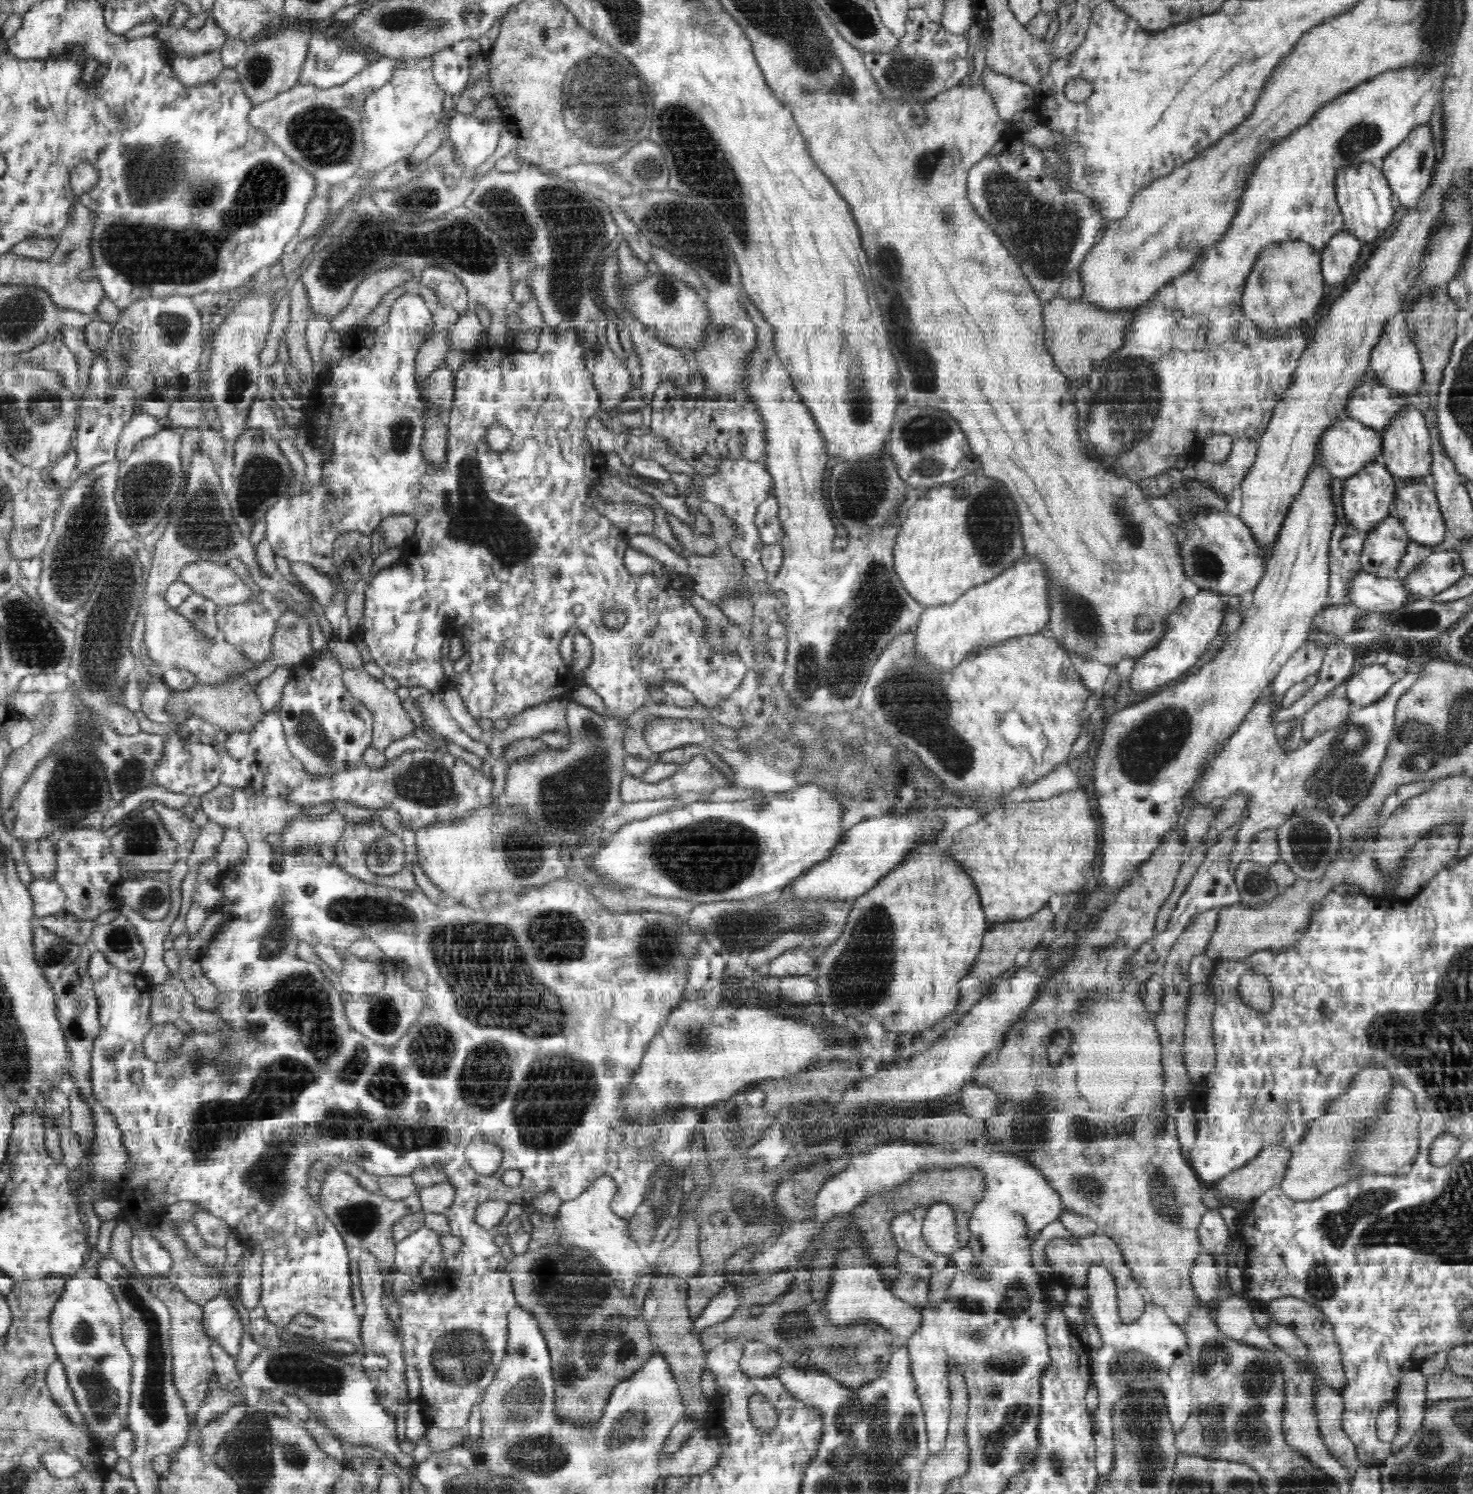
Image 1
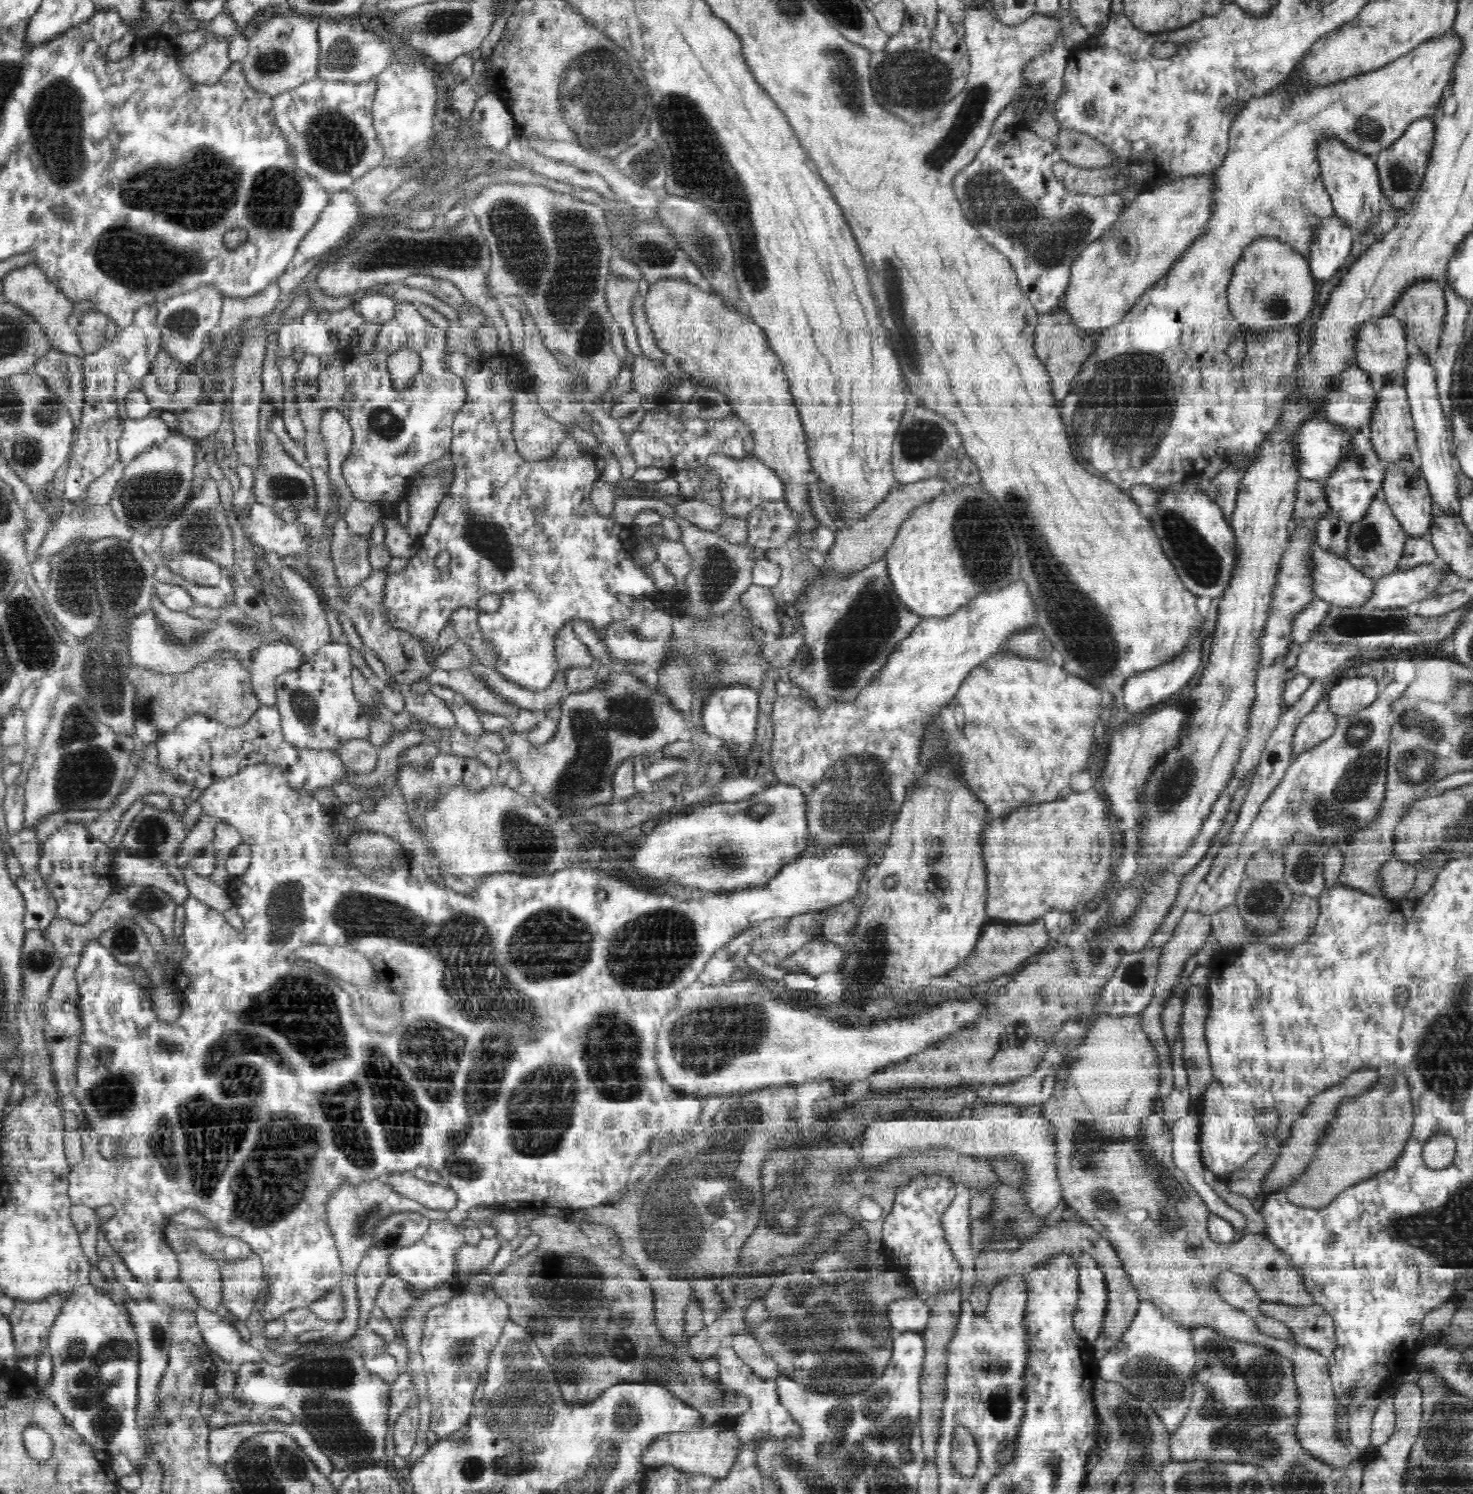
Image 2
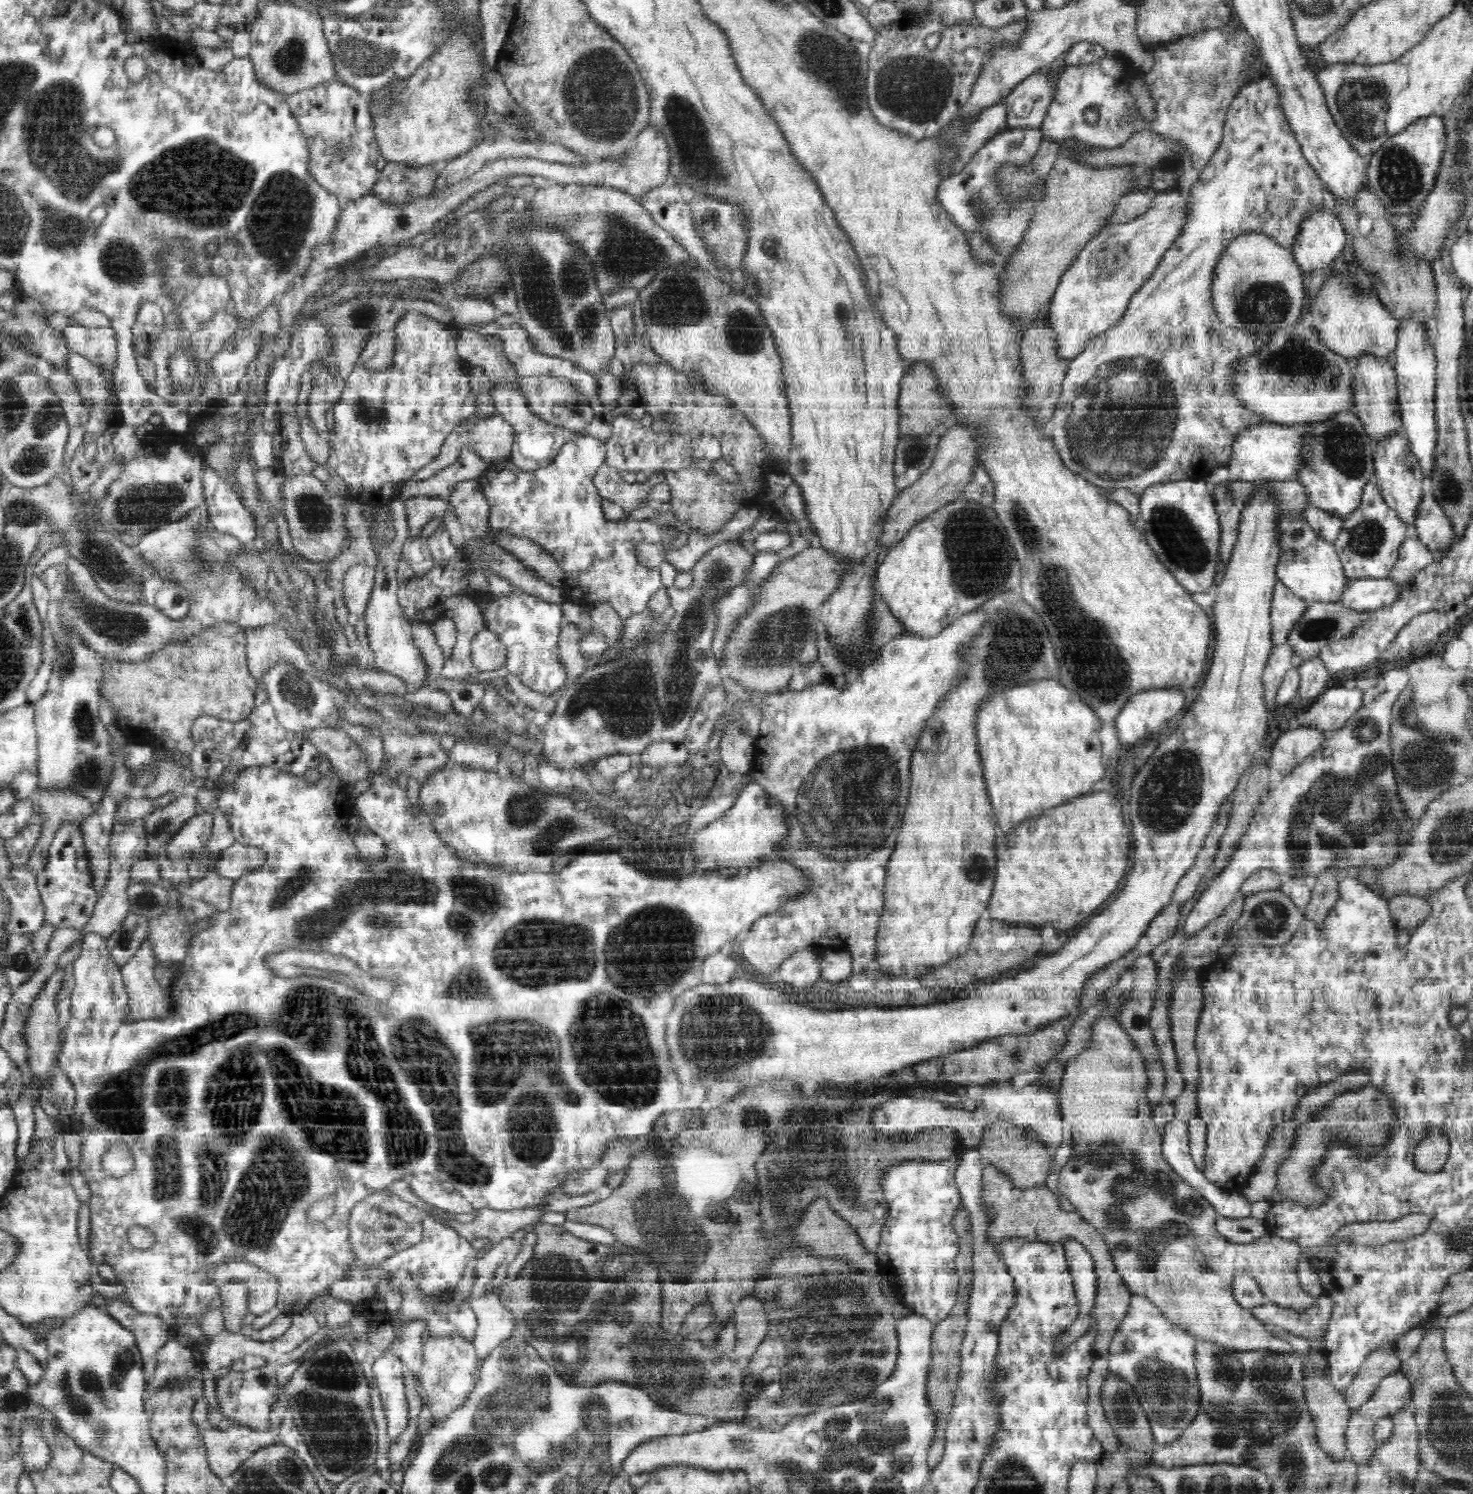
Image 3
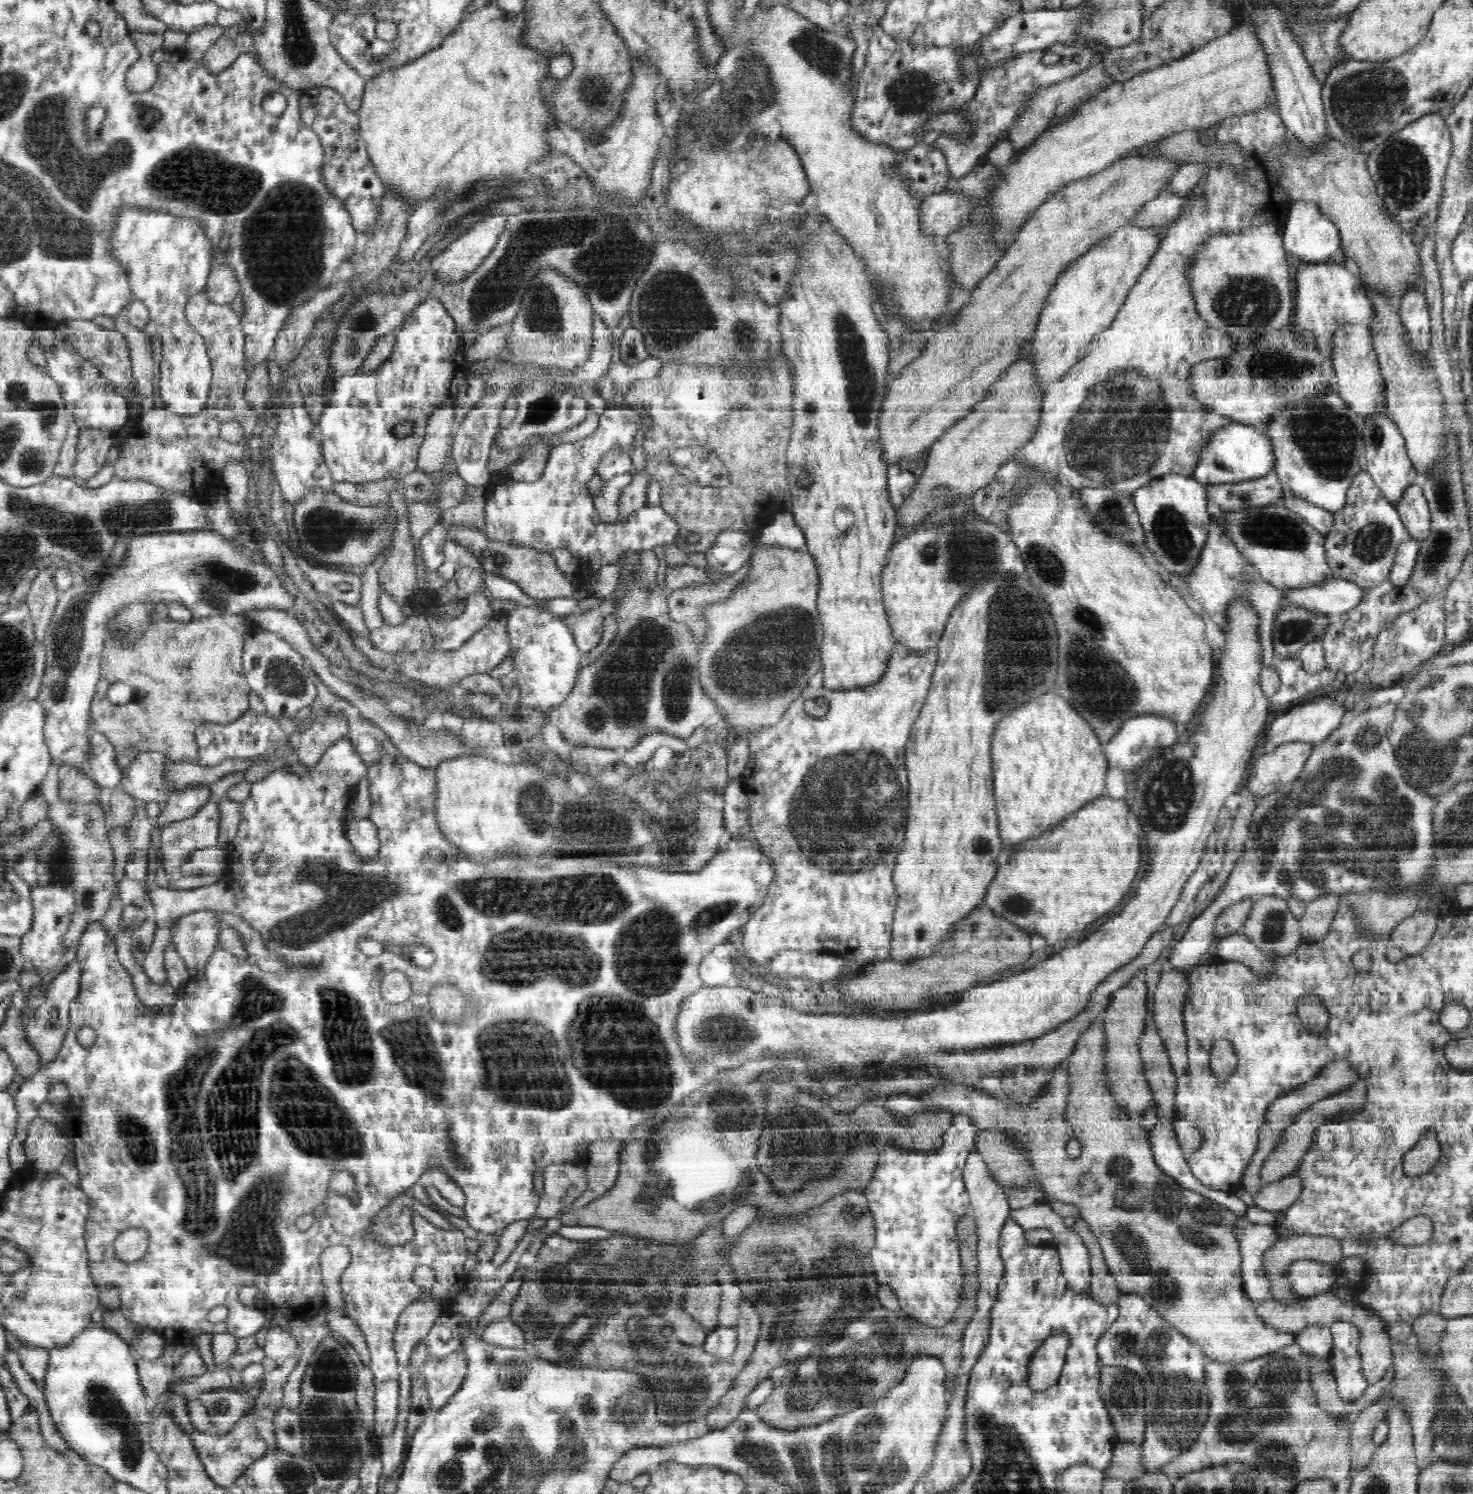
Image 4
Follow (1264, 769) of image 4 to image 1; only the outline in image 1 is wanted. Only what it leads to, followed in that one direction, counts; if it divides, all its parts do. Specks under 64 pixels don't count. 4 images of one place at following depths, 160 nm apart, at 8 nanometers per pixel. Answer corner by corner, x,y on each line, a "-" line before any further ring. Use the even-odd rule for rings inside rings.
1328,695
1301,718
1304,740
1312,740
1347,720
1350,710
1355,707
1347,697

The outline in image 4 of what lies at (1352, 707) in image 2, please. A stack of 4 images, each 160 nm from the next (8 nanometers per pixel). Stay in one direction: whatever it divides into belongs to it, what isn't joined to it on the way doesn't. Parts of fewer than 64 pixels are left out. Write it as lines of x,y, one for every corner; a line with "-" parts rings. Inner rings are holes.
1330,694
1309,702
1301,702
1297,707
1276,717
1272,724
1269,724
1268,730
1264,733
1264,754
1272,752
1273,749
1278,748
1280,744
1286,744
1286,742
1312,742
1317,744
1323,741
1338,728
1345,710
1344,704
1331,697

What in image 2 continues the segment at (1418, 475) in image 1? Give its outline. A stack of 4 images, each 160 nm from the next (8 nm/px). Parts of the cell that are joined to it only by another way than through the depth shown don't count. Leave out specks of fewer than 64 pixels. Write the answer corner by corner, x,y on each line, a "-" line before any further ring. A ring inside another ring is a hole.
1396,374
1391,383
1386,383
1378,391
1378,404
1375,408
1374,419
1371,422
1371,443
1375,454
1380,460
1389,464
1399,463
1400,460
1411,460
1412,450
1416,450
1416,428
1411,415
1411,405
1403,385
1404,377

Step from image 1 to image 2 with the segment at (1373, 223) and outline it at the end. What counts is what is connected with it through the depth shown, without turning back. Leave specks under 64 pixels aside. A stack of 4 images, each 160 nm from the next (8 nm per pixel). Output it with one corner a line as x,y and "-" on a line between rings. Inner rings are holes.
1324,139
1318,146
1320,177
1325,191
1331,196
1335,216
1350,228
1361,230
1370,226
1372,216
1378,212
1382,191
1376,158
1354,152
1338,139

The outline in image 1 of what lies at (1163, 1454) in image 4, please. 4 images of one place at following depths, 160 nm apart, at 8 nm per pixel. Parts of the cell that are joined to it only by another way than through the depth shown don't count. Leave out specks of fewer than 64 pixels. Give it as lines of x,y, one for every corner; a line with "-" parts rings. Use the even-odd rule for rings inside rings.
1103,1265
1093,1267
1091,1277
1088,1278
1084,1285
1088,1293
1088,1303
1083,1307
1077,1307
1074,1304
1064,1306
1064,1314
1067,1320
1072,1325
1086,1327
1086,1320
1091,1320
1100,1333
1102,1346
1097,1351
1091,1352
1091,1380
1093,1387
1098,1390
1098,1397
1101,1406
1095,1412
1096,1437
1098,1443
1098,1463
1100,1477
1105,1477
1113,1467
1115,1462
1114,1447
1115,1438
1113,1435
1112,1410
1114,1410
1116,1400
1122,1398
1132,1386
1134,1382
1144,1382
1142,1386
1154,1386
1154,1390
1164,1392
1164,1400
1168,1400
1168,1415
1171,1420
1171,1425
1175,1433
1180,1432
1180,1429
1186,1425
1188,1418
1192,1412
1192,1394
1191,1394
1191,1379
1193,1366
1191,1356
1189,1355
1189,1346
1186,1340
1186,1333
1179,1323
1175,1323
1168,1318
1166,1311
1162,1307
1148,1300
1145,1304
1144,1312
1130,1324
1120,1322
1118,1307
1116,1304
1116,1287
1112,1273

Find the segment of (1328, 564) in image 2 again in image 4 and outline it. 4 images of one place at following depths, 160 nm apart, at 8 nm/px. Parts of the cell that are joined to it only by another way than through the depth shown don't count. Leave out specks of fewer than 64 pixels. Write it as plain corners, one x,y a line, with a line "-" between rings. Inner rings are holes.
1281,504
1249,508
1237,511
1220,511
1217,517
1211,517
1211,523
1223,525
1223,532
1235,544
1248,562
1261,576
1263,581
1275,585
1278,589
1293,589
1319,586
1330,578
1327,553
1324,550
1324,537
1311,524
1308,524
1299,514
1290,512

